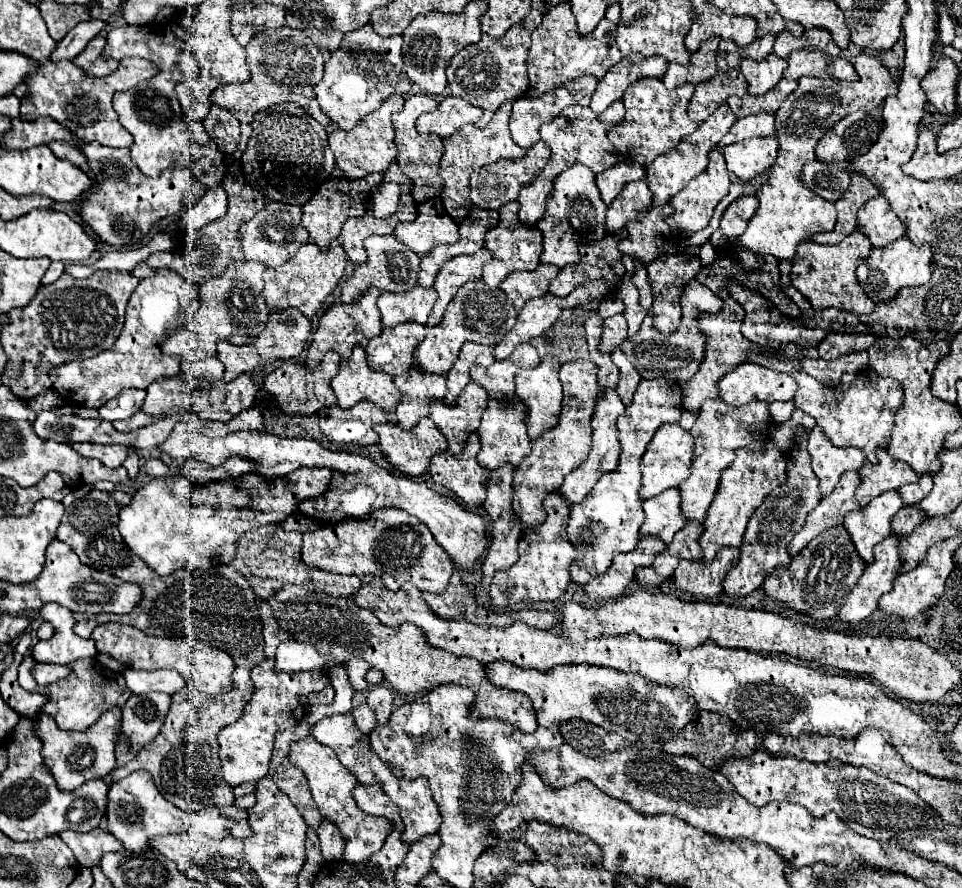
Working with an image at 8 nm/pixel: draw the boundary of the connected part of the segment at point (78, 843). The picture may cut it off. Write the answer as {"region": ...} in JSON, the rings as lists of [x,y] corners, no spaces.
{"region":[[[97,827],[89,833],[63,831],[59,837],[71,847],[75,859],[83,867],[95,867],[95,865],[99,865],[99,861],[105,853],[123,849],[123,845],[109,831],[105,831],[101,827]]]}

